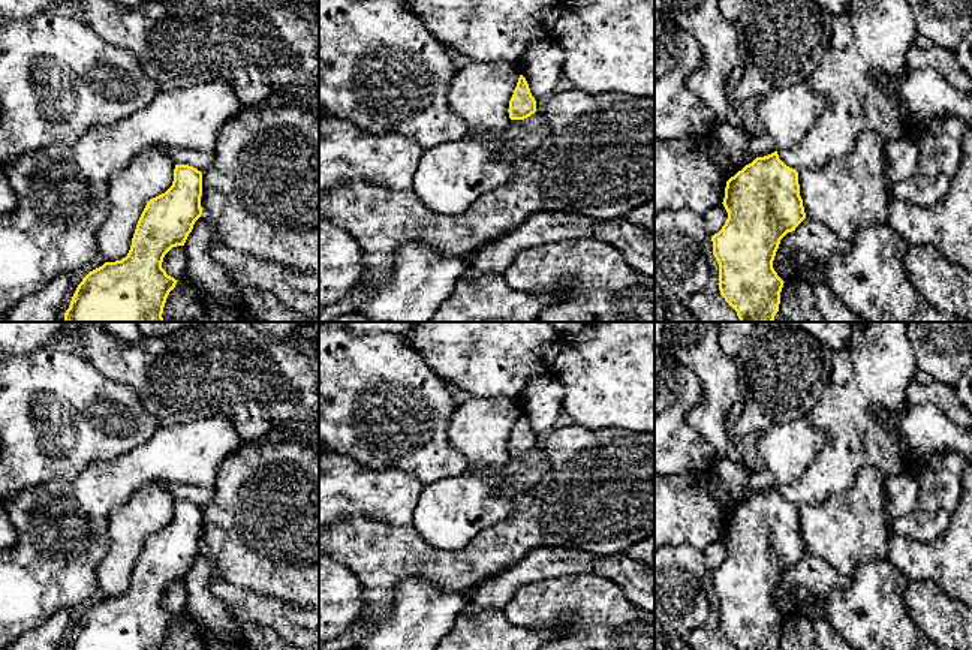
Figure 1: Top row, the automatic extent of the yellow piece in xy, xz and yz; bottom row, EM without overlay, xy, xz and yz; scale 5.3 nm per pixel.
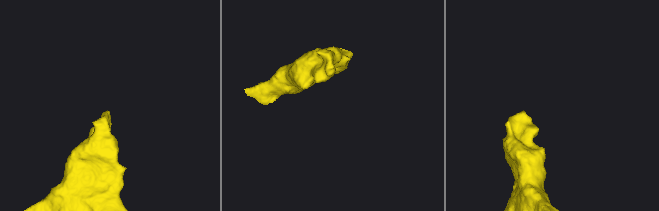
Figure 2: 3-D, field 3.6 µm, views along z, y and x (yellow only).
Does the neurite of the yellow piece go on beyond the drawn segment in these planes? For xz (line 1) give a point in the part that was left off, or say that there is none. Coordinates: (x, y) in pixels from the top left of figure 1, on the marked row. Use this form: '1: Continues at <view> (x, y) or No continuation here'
1: No continuation here

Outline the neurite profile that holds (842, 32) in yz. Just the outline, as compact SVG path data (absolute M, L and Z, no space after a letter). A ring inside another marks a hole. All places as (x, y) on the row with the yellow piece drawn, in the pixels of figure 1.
M848 13L833 16L831 48L843 49L852 39L852 27Z

